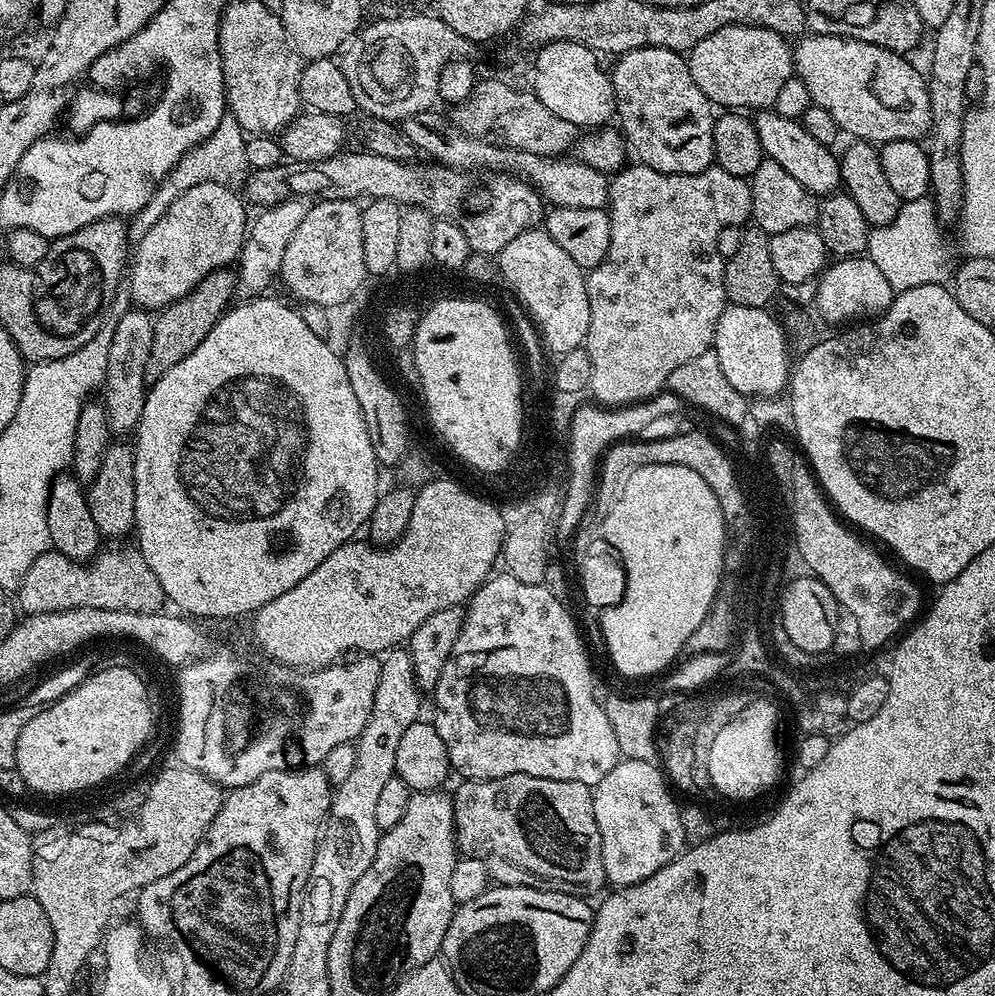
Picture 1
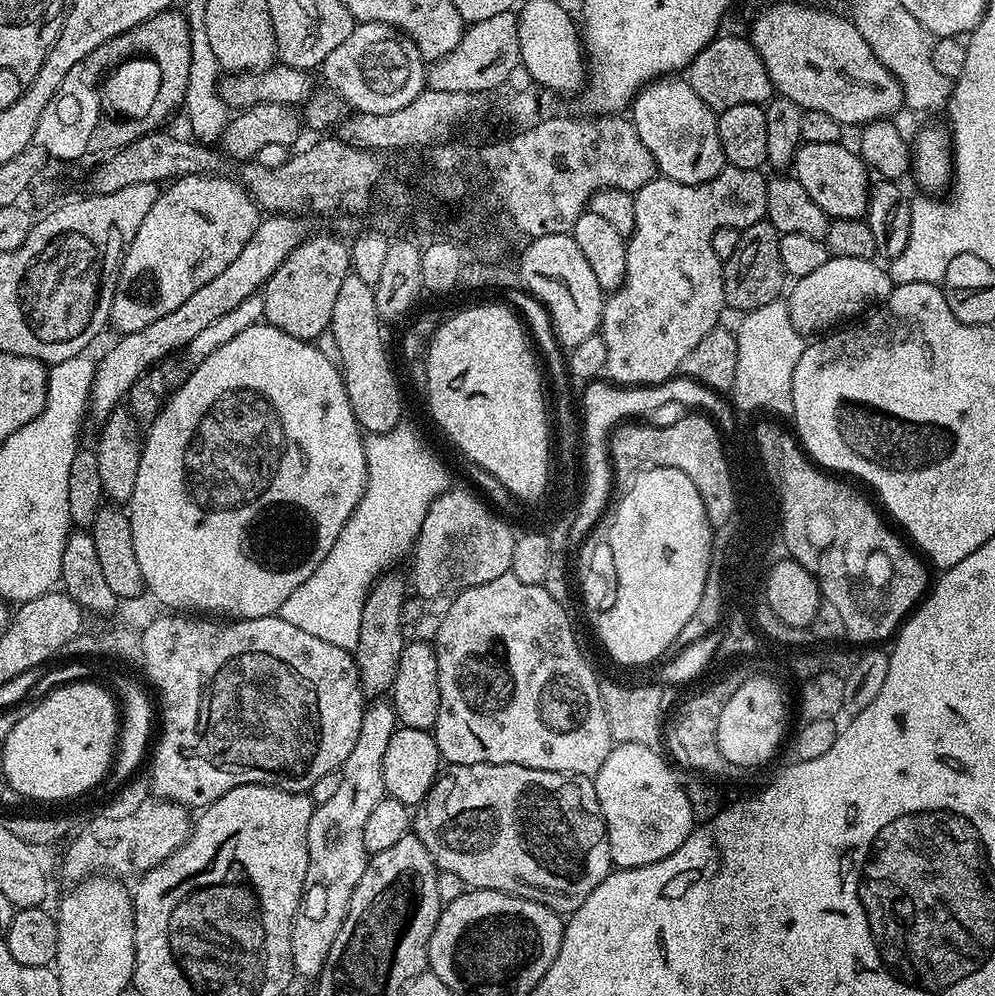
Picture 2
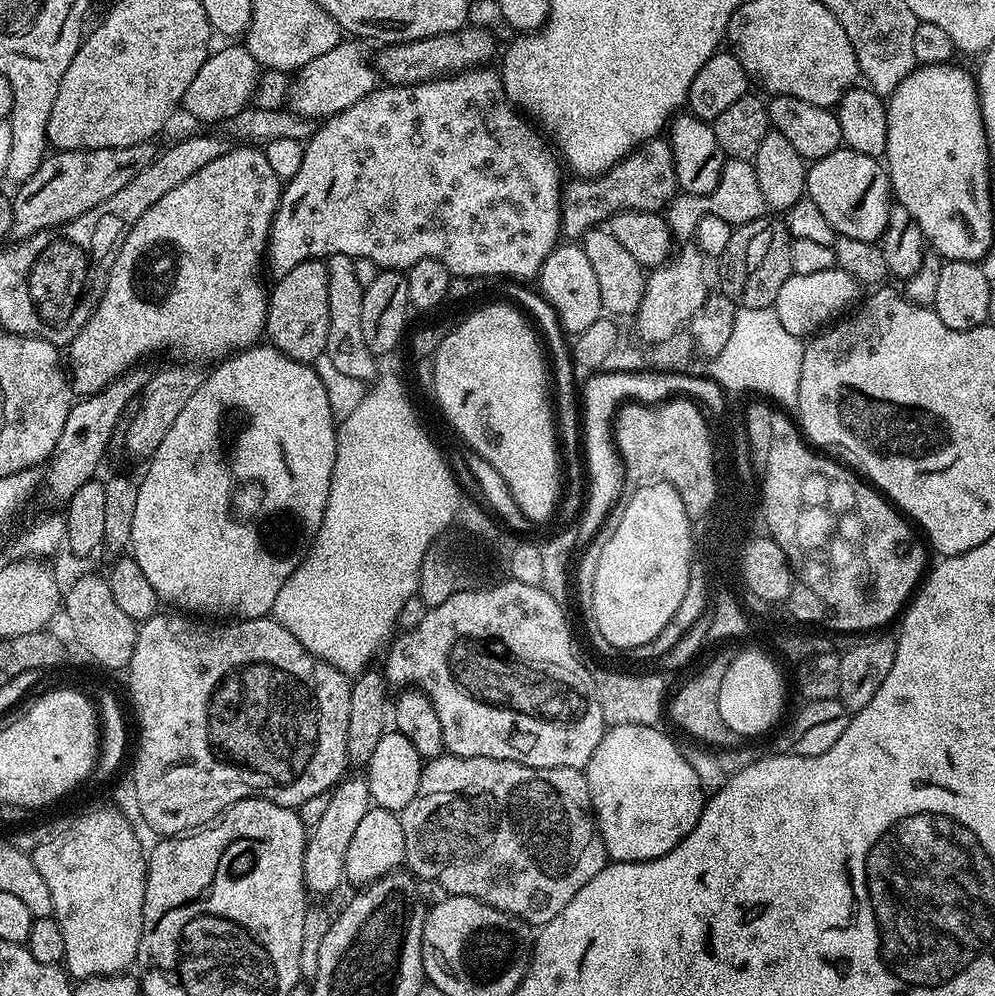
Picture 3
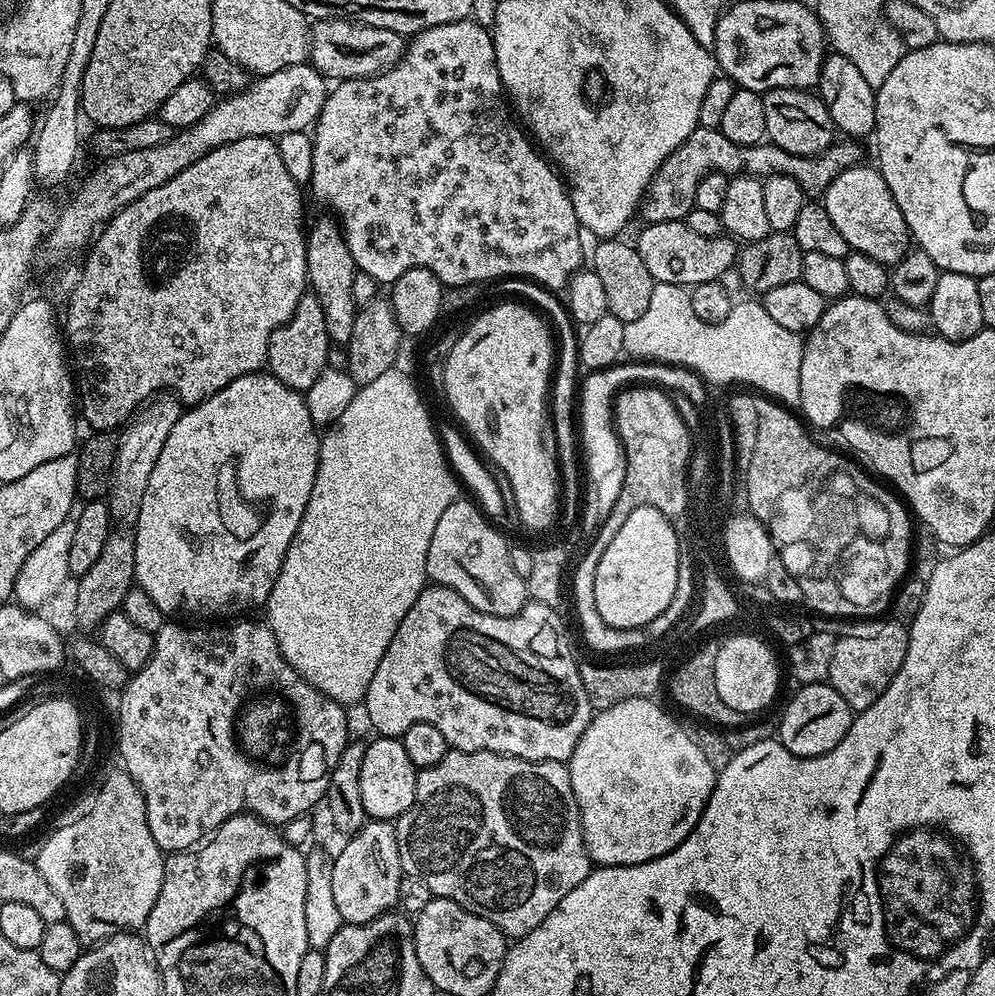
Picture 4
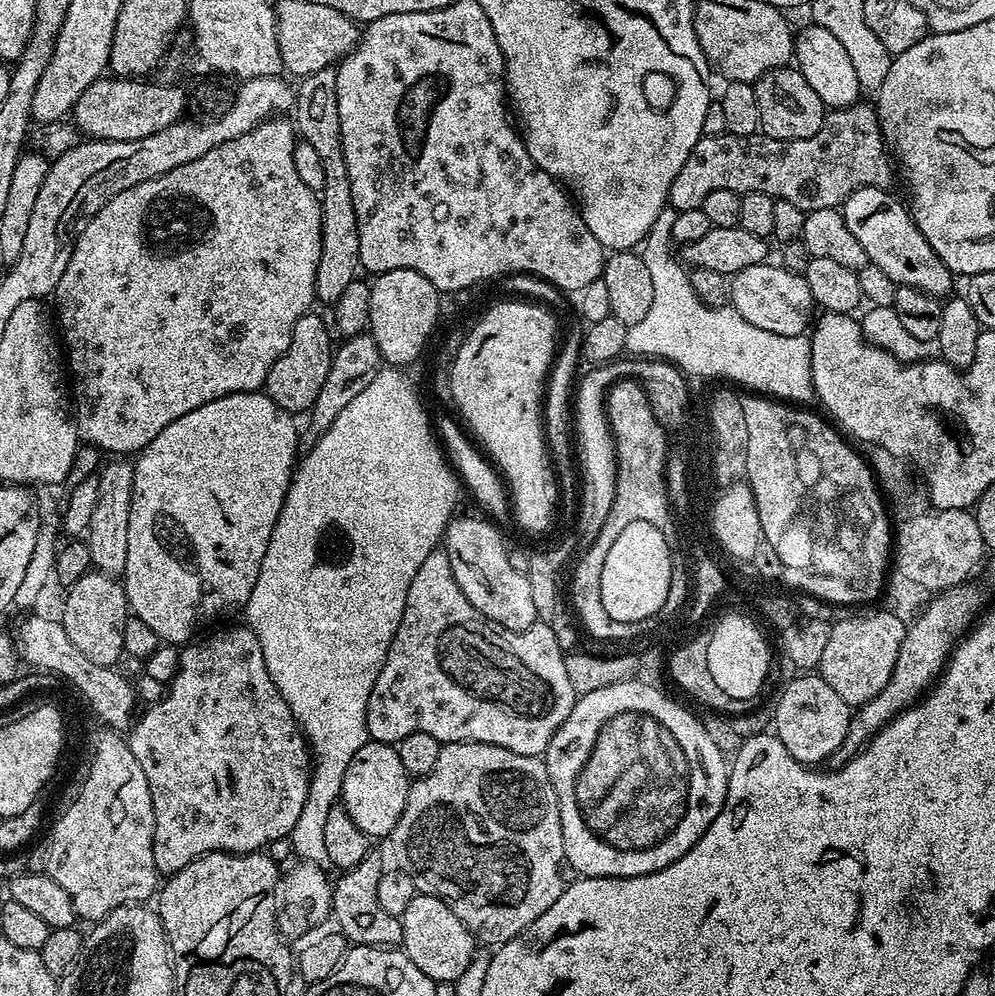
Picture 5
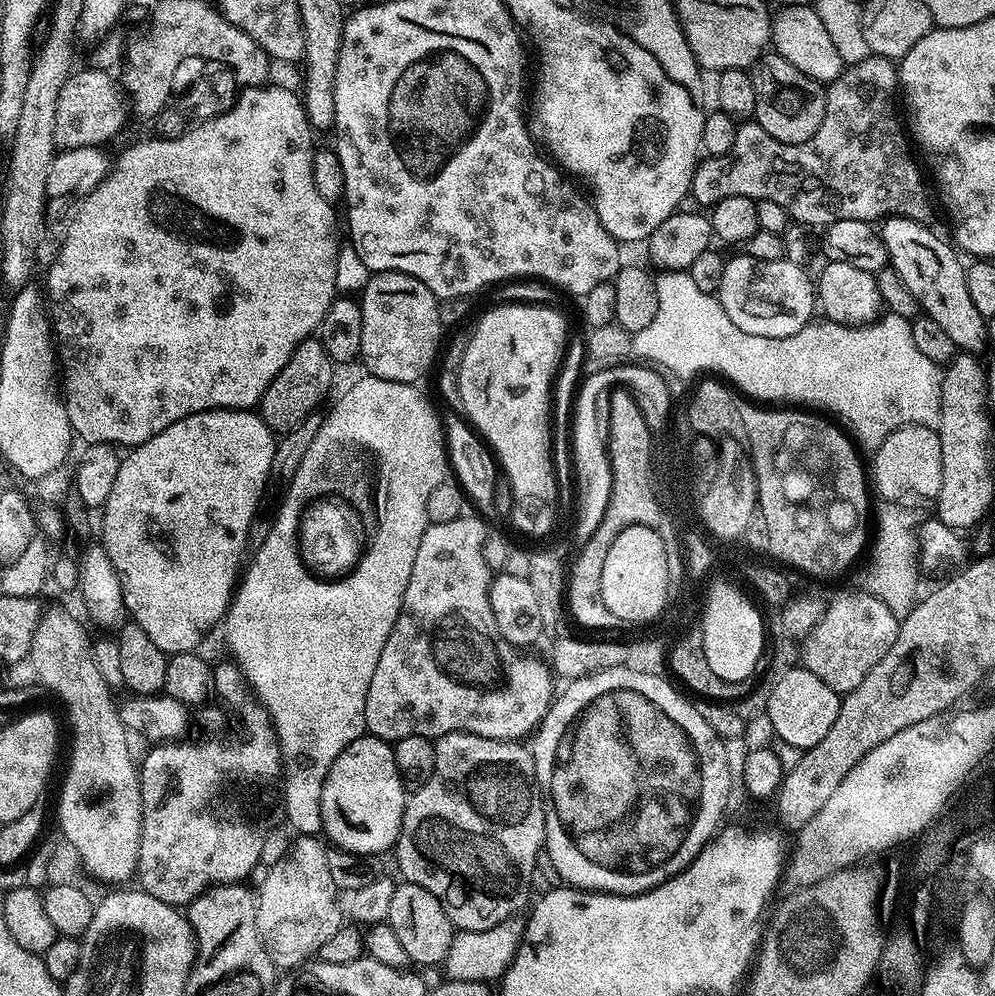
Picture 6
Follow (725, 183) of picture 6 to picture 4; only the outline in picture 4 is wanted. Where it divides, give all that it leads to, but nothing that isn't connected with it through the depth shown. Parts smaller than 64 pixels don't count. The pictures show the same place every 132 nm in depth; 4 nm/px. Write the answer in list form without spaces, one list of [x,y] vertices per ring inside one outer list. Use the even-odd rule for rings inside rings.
[[[698,126],[690,134],[690,138],[682,142],[682,146],[678,146],[668,155],[666,162],[662,162],[662,166],[648,183],[638,209],[639,219],[642,218],[645,225],[675,220],[687,221],[690,210],[696,207],[698,182],[702,182],[702,178],[706,178],[706,174],[711,172],[722,172],[729,178],[741,174],[761,178],[786,174],[794,178],[794,182],[798,182],[798,186],[802,186],[802,190],[809,197],[819,197],[844,167],[861,163],[860,152],[852,145],[855,143],[844,143],[848,144],[833,143],[832,147],[818,156],[795,156],[771,142],[742,146],[738,142],[730,142],[730,138],[726,138],[726,134],[722,134],[719,128]]]

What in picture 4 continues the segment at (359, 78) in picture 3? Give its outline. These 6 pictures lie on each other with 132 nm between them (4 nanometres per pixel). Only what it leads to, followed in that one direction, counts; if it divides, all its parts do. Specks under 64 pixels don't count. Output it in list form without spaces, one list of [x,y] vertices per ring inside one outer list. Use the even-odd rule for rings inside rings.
[[[305,62],[286,66],[269,76],[253,79],[247,88],[217,99],[212,105],[211,115],[228,116],[236,130],[222,136],[223,143],[229,144],[236,138],[251,136],[285,136],[287,132],[302,132],[311,129],[320,118],[324,99],[330,91],[329,81],[315,66]]]

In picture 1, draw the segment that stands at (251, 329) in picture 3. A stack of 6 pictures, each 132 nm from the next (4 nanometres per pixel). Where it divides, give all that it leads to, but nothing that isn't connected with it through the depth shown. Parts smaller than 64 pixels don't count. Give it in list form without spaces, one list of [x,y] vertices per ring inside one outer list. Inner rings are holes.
[[[226,184],[191,187],[169,206],[145,238],[135,245],[130,260],[130,291],[131,299],[141,309],[165,308],[186,295],[206,278],[206,274],[231,265],[239,257],[250,227],[250,216],[244,213],[245,201],[240,201],[232,191]]]

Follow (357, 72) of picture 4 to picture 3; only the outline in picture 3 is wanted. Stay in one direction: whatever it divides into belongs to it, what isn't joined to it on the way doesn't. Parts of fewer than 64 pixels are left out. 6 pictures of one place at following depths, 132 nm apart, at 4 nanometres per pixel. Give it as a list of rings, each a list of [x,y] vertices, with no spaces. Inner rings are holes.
[[[465,26],[459,28],[457,32],[447,32],[438,34],[430,38],[421,40],[411,40],[405,44],[388,44],[377,56],[374,56],[374,67],[382,77],[383,83],[388,86],[401,84],[410,86],[411,84],[424,84],[427,80],[438,80],[442,76],[450,76],[458,72],[467,72],[470,68],[478,68],[489,63],[488,59],[496,52],[496,40],[493,33],[487,28],[475,28]]]

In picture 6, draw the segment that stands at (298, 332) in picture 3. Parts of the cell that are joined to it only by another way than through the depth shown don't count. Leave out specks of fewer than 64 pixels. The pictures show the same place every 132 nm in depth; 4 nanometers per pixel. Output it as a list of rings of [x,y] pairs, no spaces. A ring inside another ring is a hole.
[[[319,338],[303,340],[296,347],[294,354],[290,354],[290,362],[286,362],[286,366],[278,370],[274,382],[270,382],[258,405],[258,414],[268,423],[273,433],[290,431],[321,407],[319,404],[323,402],[324,395],[332,388],[332,369],[332,358]]]

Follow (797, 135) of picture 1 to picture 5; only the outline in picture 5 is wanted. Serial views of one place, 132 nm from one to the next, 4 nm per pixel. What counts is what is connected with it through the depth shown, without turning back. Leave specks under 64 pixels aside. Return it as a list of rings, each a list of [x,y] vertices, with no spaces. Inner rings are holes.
[[[859,188],[842,206],[846,226],[850,226],[862,250],[866,250],[869,264],[890,274],[898,286],[916,288],[937,298],[947,297],[953,291],[954,273],[934,252],[930,242],[926,242],[922,230],[912,221],[911,211],[905,205],[903,208],[890,193],[882,188]]]

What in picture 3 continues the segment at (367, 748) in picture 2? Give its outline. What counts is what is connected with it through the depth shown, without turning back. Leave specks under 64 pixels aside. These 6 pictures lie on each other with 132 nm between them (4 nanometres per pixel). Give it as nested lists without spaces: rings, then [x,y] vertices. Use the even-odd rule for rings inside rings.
[[[363,775],[341,779],[330,792],[330,807],[306,836],[304,845],[304,886],[309,893],[328,896],[339,884],[345,883],[346,849],[350,847],[350,838],[362,822],[372,804],[372,795],[367,779]]]

